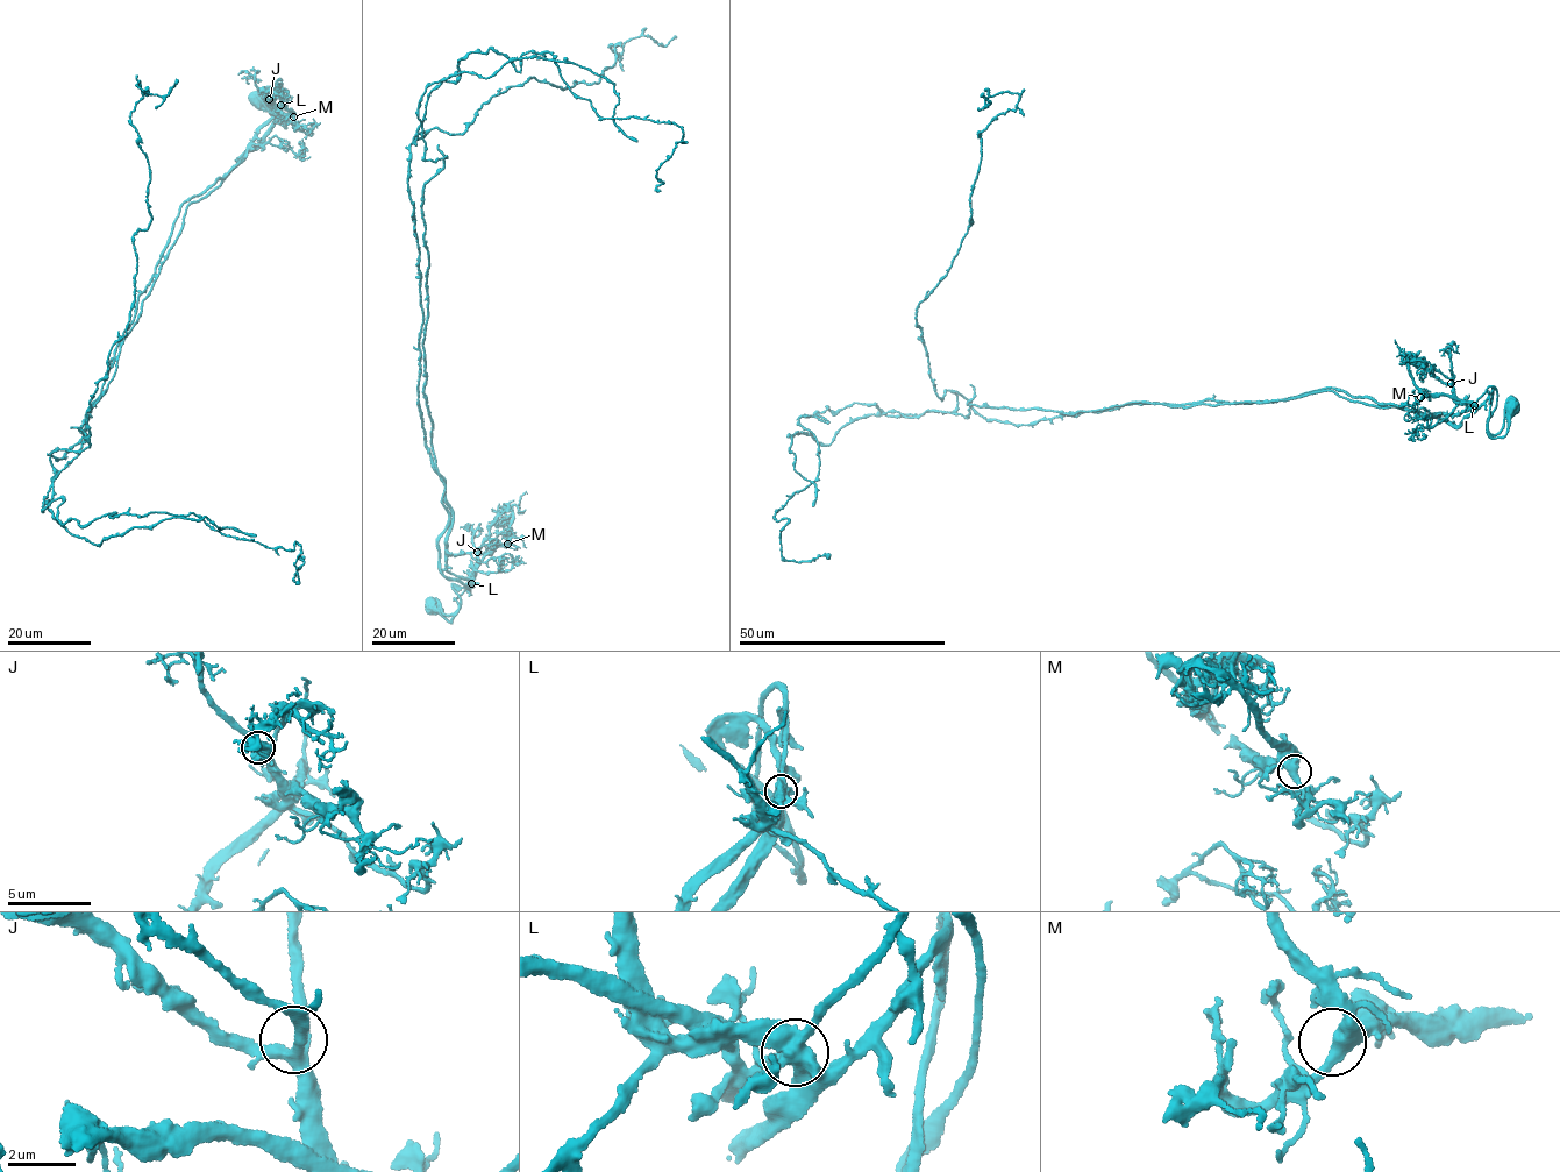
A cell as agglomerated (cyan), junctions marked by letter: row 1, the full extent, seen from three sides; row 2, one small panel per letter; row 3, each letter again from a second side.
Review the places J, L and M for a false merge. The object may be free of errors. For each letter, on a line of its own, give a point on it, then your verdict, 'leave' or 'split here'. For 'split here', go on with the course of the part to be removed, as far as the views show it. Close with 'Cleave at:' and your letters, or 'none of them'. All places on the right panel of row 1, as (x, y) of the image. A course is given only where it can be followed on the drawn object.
J: place (1451, 383); leave
L: place (1474, 405); split here; course (1474, 404), (1458, 425), (1323, 390), (1187, 407), (891, 411), (826, 446), (790, 437), (812, 505)
M: place (1420, 397); leave
Cleave at: L

